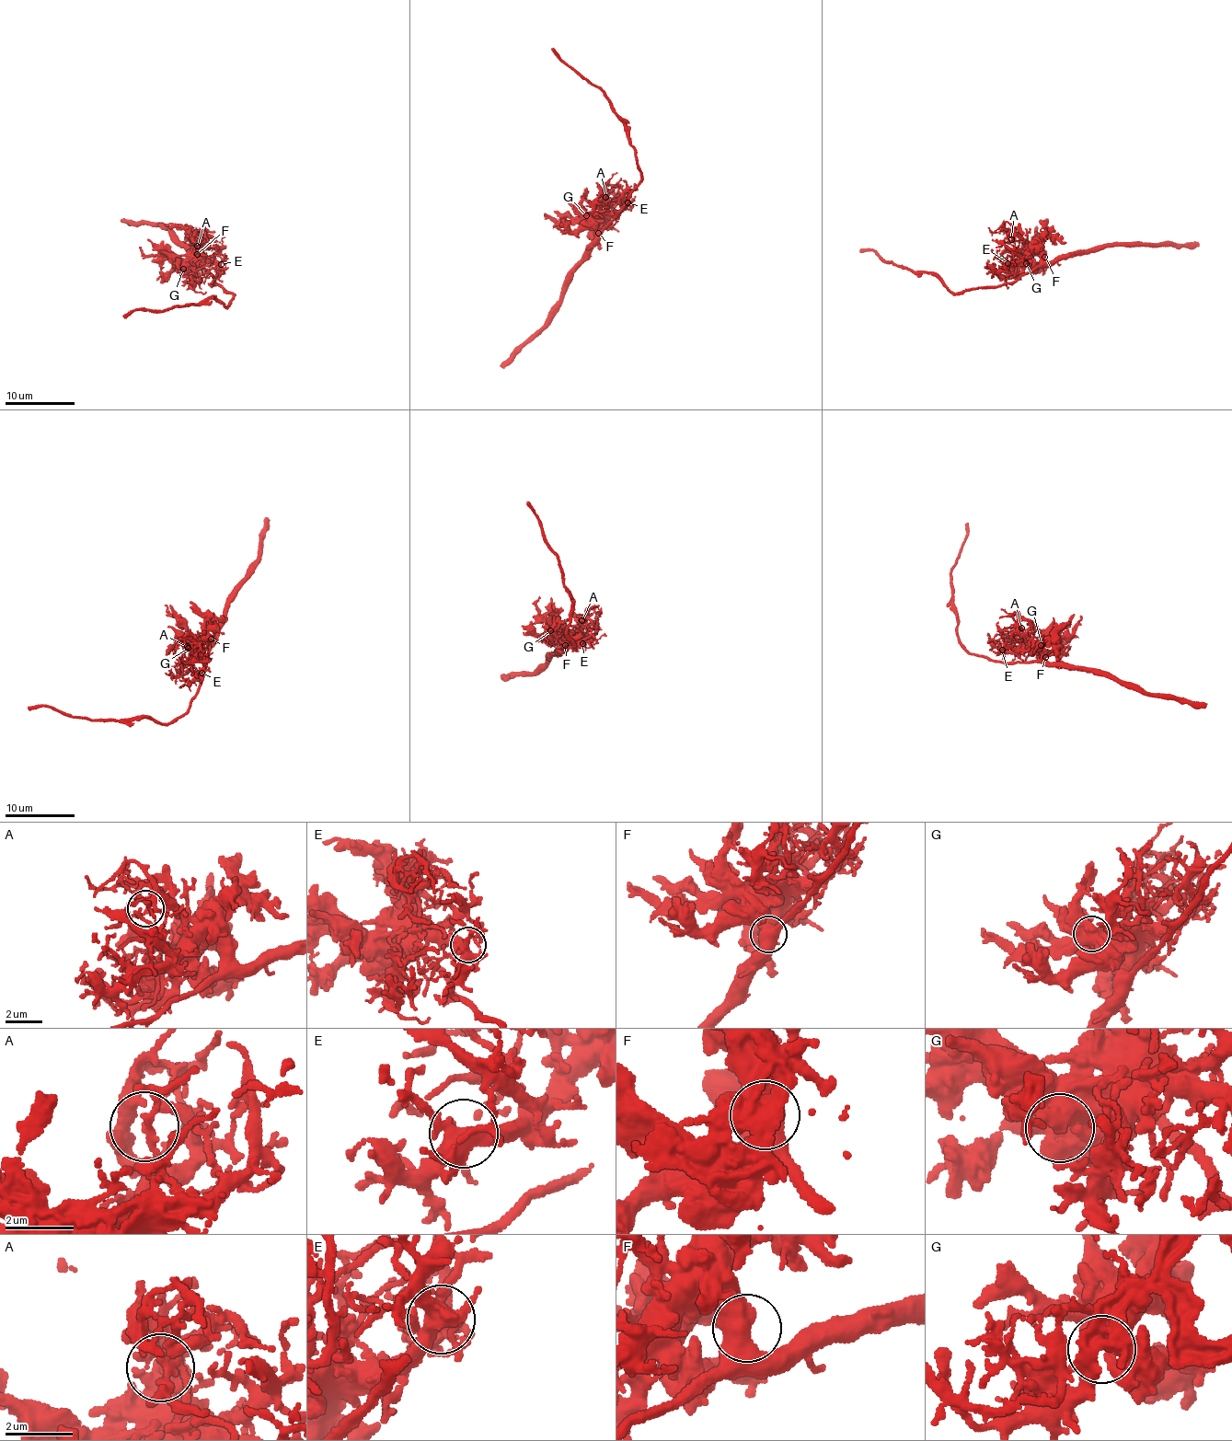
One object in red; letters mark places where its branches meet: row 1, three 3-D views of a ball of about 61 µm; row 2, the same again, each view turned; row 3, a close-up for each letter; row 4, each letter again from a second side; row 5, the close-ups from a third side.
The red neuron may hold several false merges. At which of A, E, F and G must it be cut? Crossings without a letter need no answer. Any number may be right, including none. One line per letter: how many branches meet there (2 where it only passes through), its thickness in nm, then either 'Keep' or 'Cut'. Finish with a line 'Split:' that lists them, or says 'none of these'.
A: Branches: 2. Thickness 200 nm. Keep
E: Branches: 6. Thickness 420 nm. Keep
F: Branches: 2. Thickness 600 nm. Keep
G: Branches: 1. Thickness 750 nm. Keep
Split: none of these

